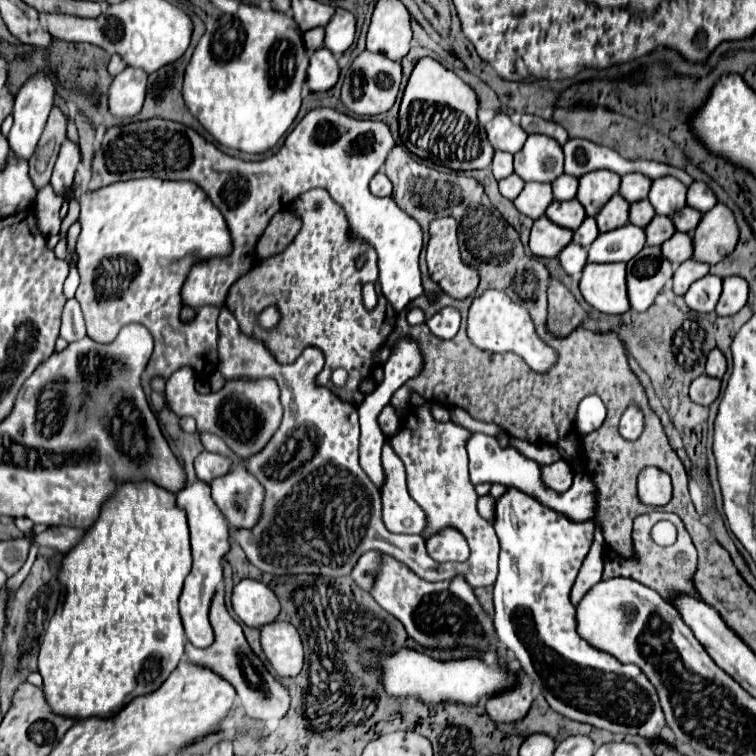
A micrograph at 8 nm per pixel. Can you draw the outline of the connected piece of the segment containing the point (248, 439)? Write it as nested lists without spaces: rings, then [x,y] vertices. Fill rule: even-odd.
[[[259,378],[259,380],[225,380],[225,386],[217,392],[199,394],[193,388],[177,388],[169,386],[167,382],[167,402],[171,410],[179,416],[195,416],[199,432],[211,432],[225,440],[225,444],[243,460],[259,454],[267,440],[275,434],[283,418],[283,406],[279,400],[279,386],[273,378]],[[181,394],[181,396],[175,396]]]

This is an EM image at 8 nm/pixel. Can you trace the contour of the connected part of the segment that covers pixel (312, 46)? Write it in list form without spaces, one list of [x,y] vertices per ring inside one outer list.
[[[313,28],[313,30],[307,30],[303,34],[303,40],[305,40],[305,46],[307,46],[307,52],[315,52],[317,48],[323,46],[323,28]]]

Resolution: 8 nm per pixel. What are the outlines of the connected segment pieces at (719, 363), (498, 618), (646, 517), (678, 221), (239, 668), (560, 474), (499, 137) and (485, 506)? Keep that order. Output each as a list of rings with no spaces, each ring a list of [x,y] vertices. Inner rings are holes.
[[[713,348],[707,358],[707,374],[715,378],[723,378],[725,372],[727,372],[727,360],[723,352],[719,352],[719,348]]]
[[[509,488],[505,496],[497,500],[495,532],[501,542],[499,554],[499,576],[495,582],[495,628],[501,644],[517,658],[521,668],[541,690],[549,706],[577,722],[593,724],[619,734],[633,734],[643,738],[655,738],[665,726],[663,710],[653,684],[635,664],[623,664],[617,658],[595,650],[575,632],[575,606],[569,600],[571,586],[577,572],[587,556],[595,524],[593,522],[571,522],[563,514],[539,504],[521,490]]]
[[[651,512],[651,514],[643,514],[635,520],[635,530],[633,530],[633,542],[635,542],[635,552],[637,552],[637,558],[629,558],[629,560],[623,560],[621,556],[617,556],[617,552],[613,552],[611,548],[605,548],[603,552],[603,562],[605,562],[605,570],[603,570],[603,580],[607,578],[617,578],[617,576],[623,576],[623,578],[633,578],[653,590],[657,590],[665,600],[669,598],[671,592],[693,592],[693,596],[697,596],[695,588],[693,588],[693,582],[691,582],[691,576],[695,572],[695,566],[697,566],[697,550],[691,542],[691,536],[687,534],[681,518],[677,514],[669,514],[669,512]],[[659,520],[669,520],[675,524],[677,528],[677,542],[673,546],[657,546],[651,538],[651,526]],[[685,550],[689,550],[689,556],[681,556]]]
[[[685,206],[683,210],[679,210],[675,216],[673,216],[673,222],[675,222],[675,228],[679,232],[691,232],[695,230],[695,224],[699,224],[699,220],[703,218],[703,214],[691,206]]]
[[[219,588],[215,592],[213,600],[211,600],[209,620],[211,620],[211,626],[215,630],[215,642],[205,650],[191,650],[193,646],[187,645],[185,654],[189,658],[189,662],[203,664],[205,668],[211,668],[221,678],[231,682],[235,686],[239,702],[241,702],[241,706],[243,706],[243,710],[249,718],[255,718],[255,720],[281,720],[289,710],[289,702],[291,702],[289,690],[275,676],[271,676],[267,672],[261,658],[257,654],[253,654],[253,650],[249,648],[249,644],[245,640],[245,634],[241,630],[241,624],[235,622],[231,618],[231,614],[227,612],[223,588]]]
[[[563,458],[551,466],[543,466],[543,482],[555,492],[565,492],[573,484],[573,466]]]
[[[507,114],[495,116],[491,122],[485,124],[485,130],[487,130],[487,138],[495,150],[503,150],[503,152],[511,152],[511,154],[519,152],[519,148],[523,148],[525,140],[529,136]]]
[[[481,496],[477,502],[477,508],[479,508],[479,514],[485,516],[487,520],[495,516],[495,500],[491,496]]]

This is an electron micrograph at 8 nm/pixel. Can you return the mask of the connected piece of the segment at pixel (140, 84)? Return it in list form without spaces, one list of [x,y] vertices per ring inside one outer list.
[[[127,66],[119,76],[113,78],[109,88],[109,110],[115,116],[135,116],[145,100],[147,72],[141,68]]]

